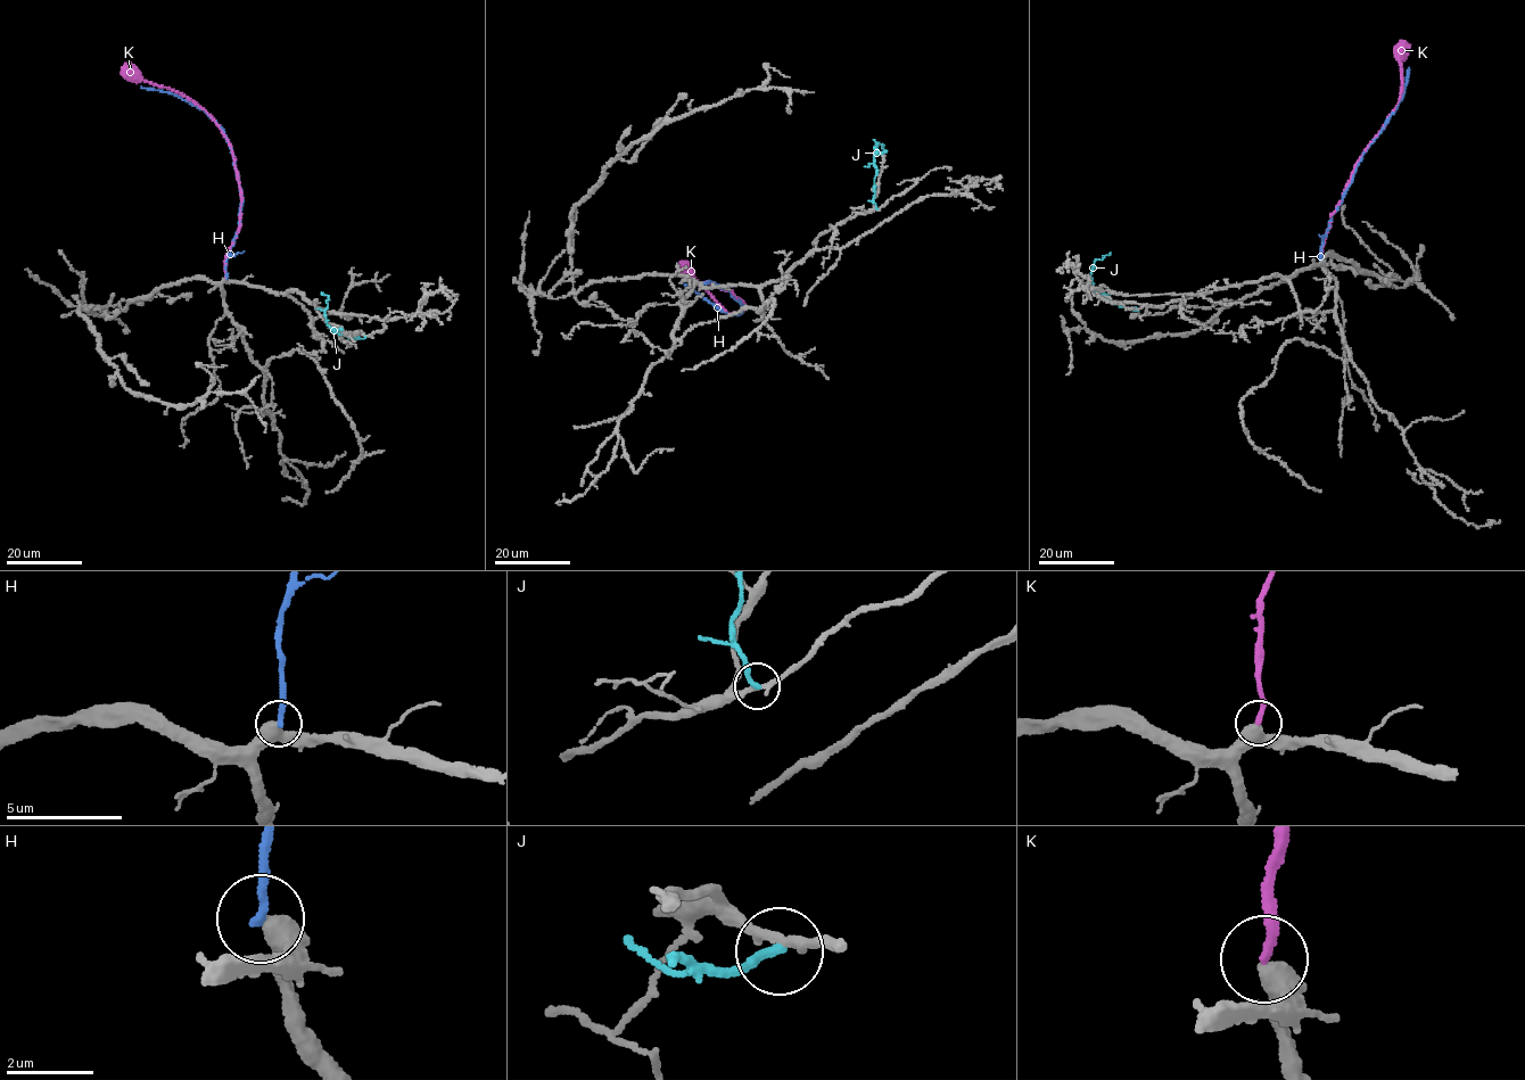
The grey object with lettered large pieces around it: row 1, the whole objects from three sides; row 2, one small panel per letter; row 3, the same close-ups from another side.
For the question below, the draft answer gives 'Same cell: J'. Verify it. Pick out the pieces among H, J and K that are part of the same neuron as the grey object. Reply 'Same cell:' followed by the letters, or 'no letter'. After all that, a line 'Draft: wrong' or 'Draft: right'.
Same cell: K
Draft: wrong

